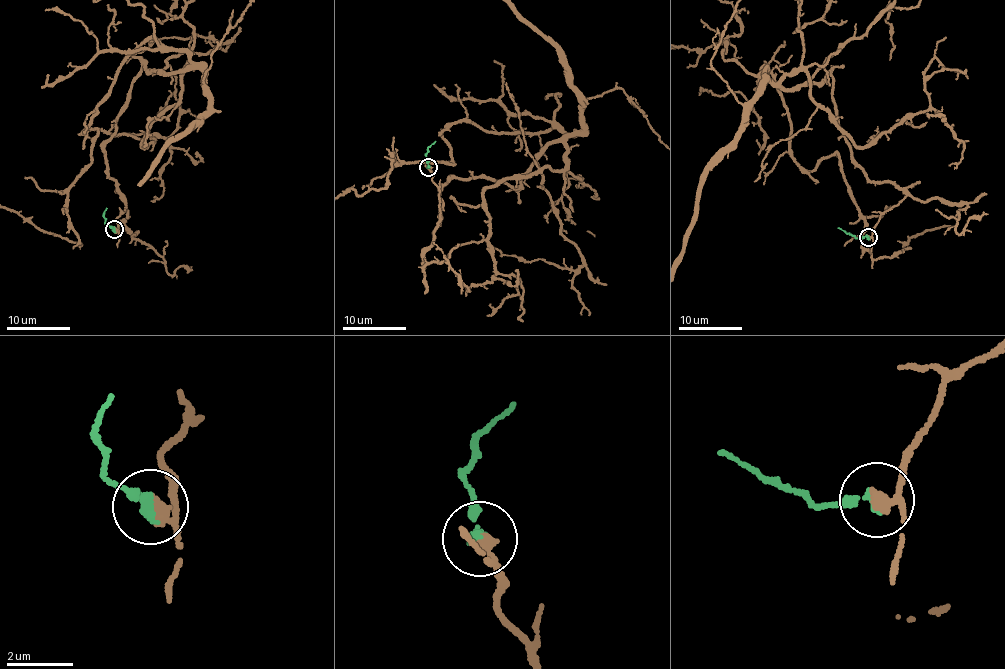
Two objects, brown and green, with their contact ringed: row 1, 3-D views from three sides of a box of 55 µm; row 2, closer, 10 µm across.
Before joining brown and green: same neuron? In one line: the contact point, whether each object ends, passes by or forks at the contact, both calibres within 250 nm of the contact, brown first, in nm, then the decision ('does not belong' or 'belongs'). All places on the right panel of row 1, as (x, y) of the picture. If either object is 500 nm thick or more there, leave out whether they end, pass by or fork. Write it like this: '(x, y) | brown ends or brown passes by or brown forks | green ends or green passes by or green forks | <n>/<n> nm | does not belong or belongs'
(868, 237) | brown passes by | green ends | 260/320 nm | belongs

